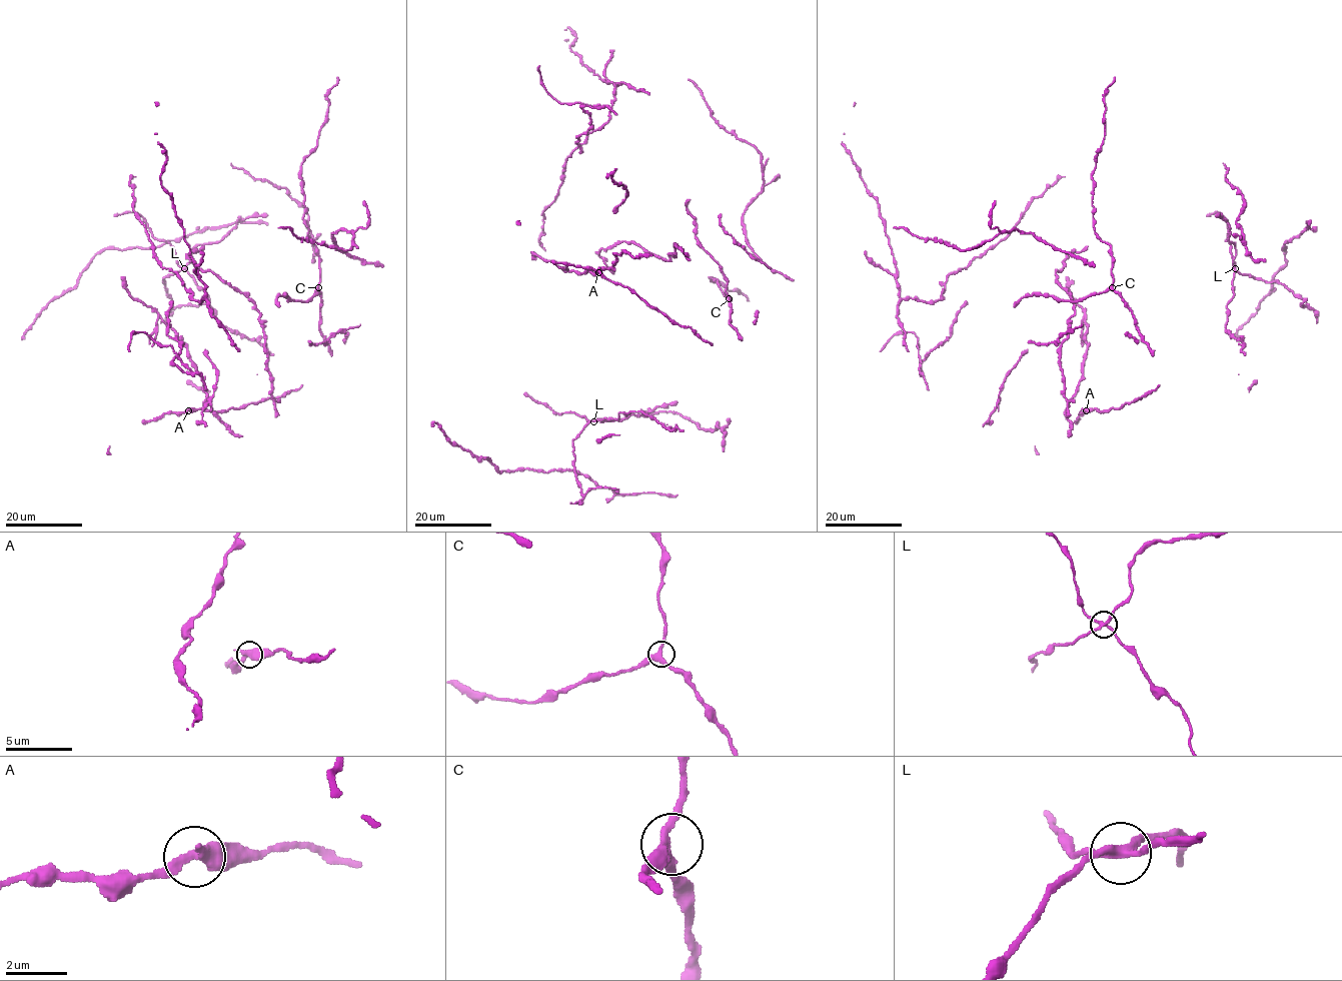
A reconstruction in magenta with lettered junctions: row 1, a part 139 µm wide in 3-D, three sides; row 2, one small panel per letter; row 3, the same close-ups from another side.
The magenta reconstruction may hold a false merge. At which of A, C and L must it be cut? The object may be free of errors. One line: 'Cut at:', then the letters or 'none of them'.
Cut at: none of them

